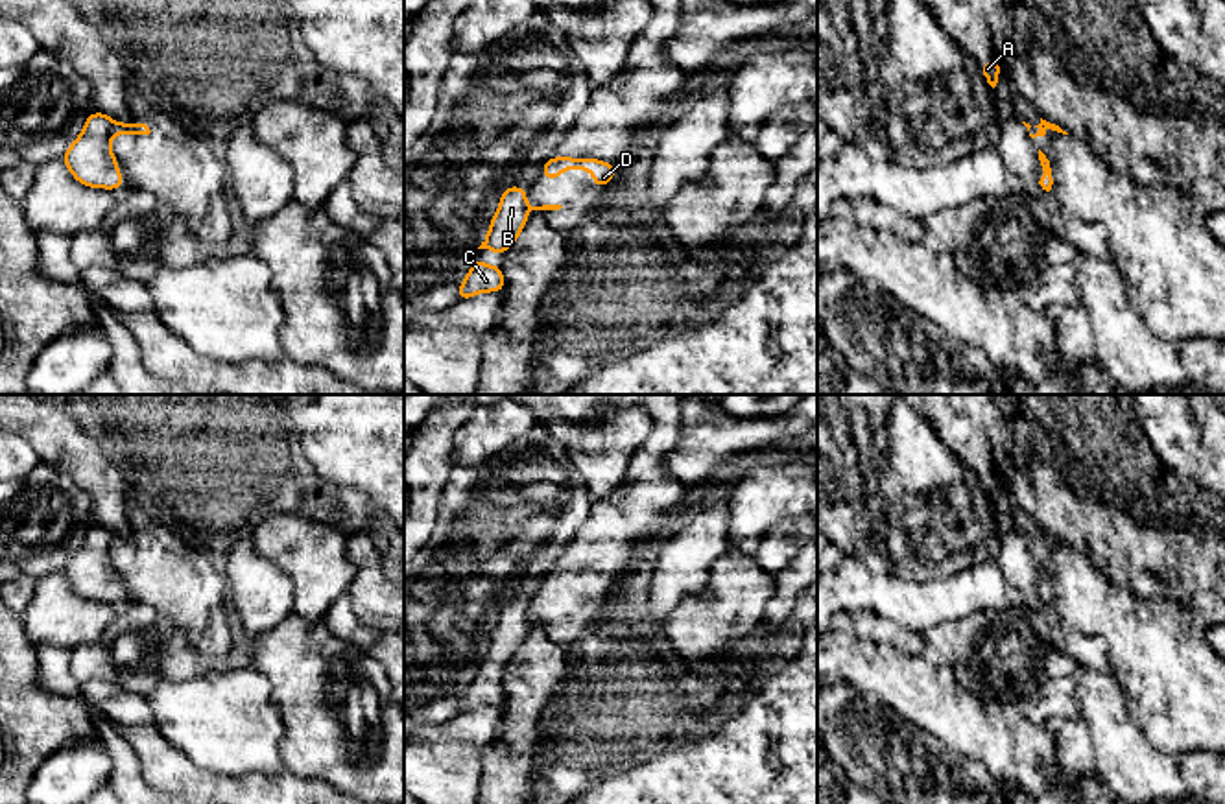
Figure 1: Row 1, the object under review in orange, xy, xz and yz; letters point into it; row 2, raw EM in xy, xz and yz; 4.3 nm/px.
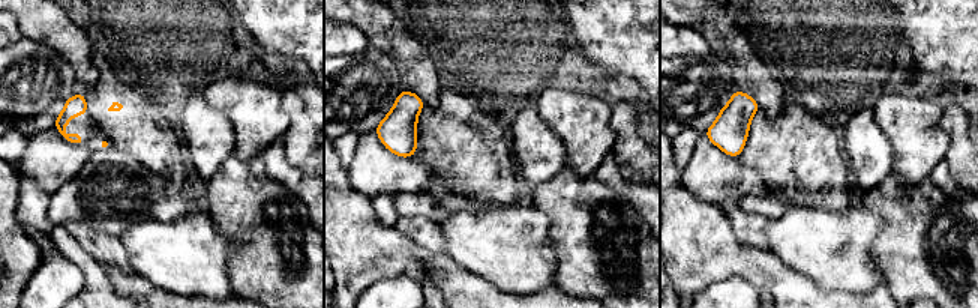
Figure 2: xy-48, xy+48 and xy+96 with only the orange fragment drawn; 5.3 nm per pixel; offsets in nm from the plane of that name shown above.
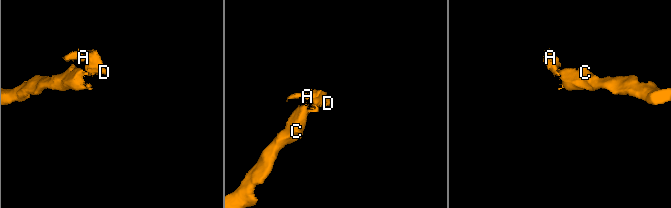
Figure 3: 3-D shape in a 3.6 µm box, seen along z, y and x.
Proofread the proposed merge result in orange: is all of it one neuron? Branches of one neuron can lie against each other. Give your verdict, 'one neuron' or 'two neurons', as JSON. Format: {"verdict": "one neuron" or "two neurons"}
{"verdict": "two neurons"}

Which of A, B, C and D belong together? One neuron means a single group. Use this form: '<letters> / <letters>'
A D / B C

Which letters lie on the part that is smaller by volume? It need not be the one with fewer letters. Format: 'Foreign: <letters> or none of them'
Foreign: A, D

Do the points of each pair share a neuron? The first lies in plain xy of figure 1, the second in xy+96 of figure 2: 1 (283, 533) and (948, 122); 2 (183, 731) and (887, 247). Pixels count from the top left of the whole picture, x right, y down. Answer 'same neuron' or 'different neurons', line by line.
1: different neurons
2: different neurons

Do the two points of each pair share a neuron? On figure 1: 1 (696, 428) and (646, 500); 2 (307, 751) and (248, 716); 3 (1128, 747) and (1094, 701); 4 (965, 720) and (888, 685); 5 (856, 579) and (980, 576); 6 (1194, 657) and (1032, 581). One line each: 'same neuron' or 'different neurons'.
1: different neurons
2: different neurons
3: same neuron
4: same neuron
5: same neuron
6: different neurons

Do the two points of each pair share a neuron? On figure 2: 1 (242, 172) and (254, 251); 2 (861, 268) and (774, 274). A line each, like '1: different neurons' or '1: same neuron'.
1: same neuron
2: different neurons

